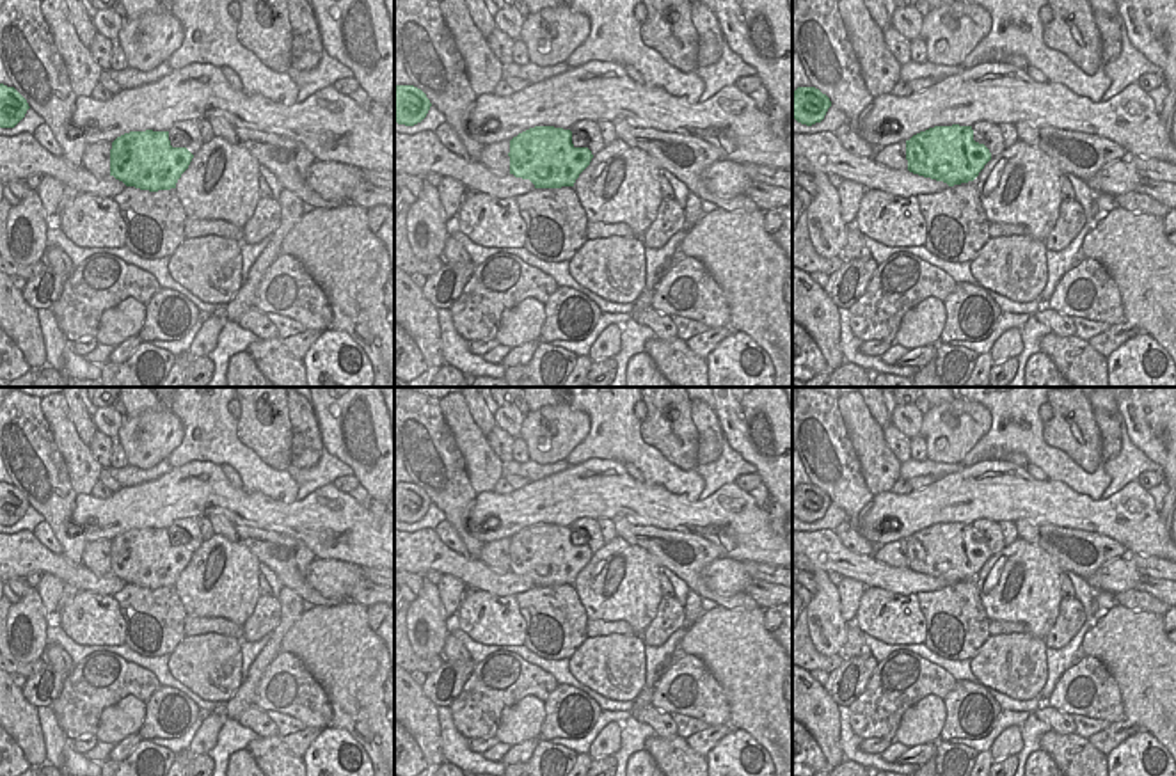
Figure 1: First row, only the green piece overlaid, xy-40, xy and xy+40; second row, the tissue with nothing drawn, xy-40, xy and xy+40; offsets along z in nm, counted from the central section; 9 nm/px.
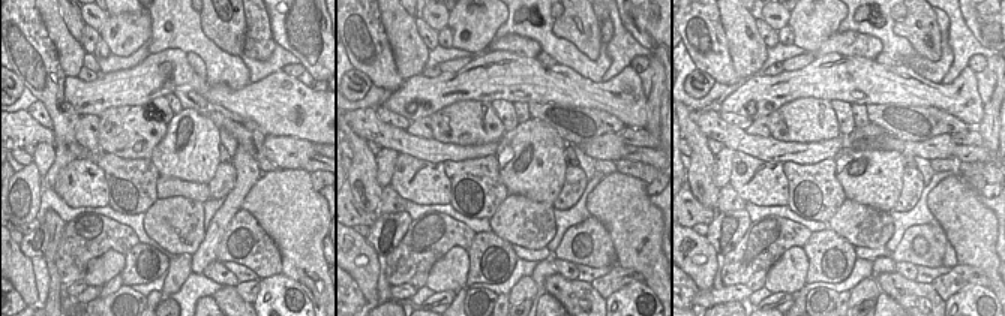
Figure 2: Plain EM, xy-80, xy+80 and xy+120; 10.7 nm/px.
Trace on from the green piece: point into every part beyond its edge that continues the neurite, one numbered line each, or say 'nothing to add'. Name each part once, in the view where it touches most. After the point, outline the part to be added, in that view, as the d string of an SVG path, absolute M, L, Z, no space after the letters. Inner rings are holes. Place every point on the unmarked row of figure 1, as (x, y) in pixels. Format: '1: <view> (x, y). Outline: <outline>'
nothing to add

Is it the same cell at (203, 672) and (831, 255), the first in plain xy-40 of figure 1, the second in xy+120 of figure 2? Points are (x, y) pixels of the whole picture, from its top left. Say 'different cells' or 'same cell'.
different cells

